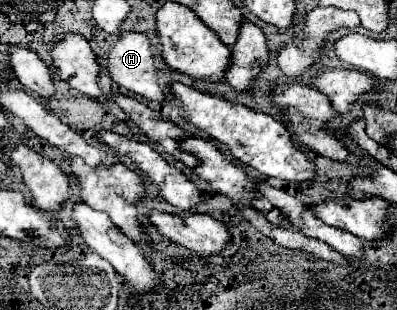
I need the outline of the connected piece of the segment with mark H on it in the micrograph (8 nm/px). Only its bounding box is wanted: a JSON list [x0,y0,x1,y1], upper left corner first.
[108,32,166,102]

